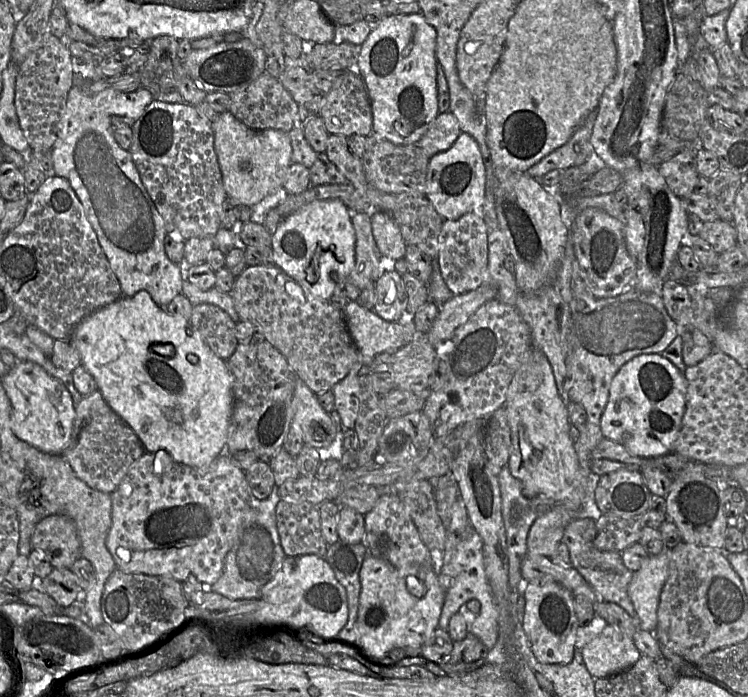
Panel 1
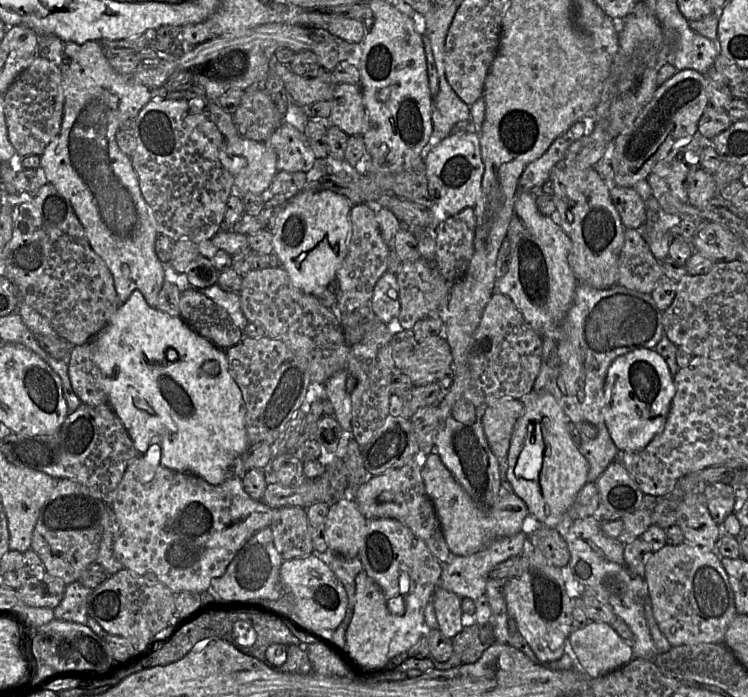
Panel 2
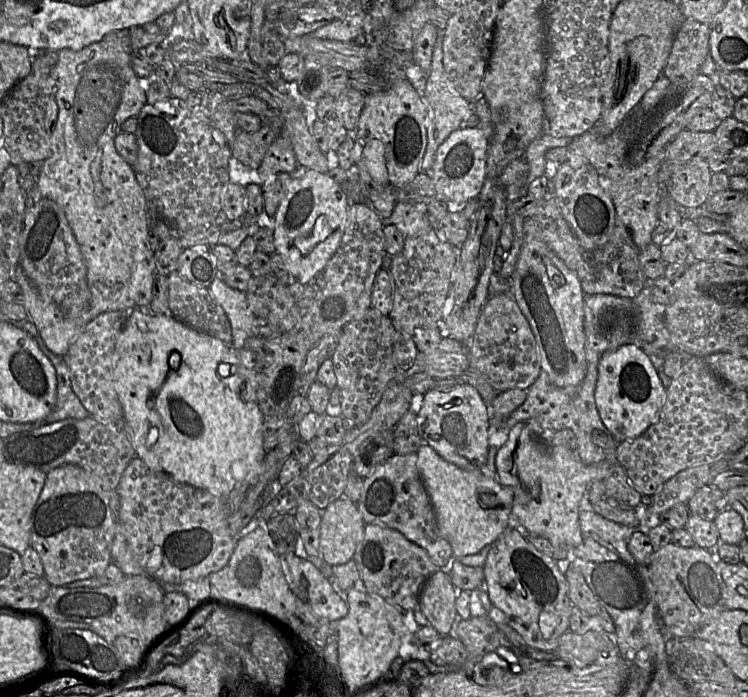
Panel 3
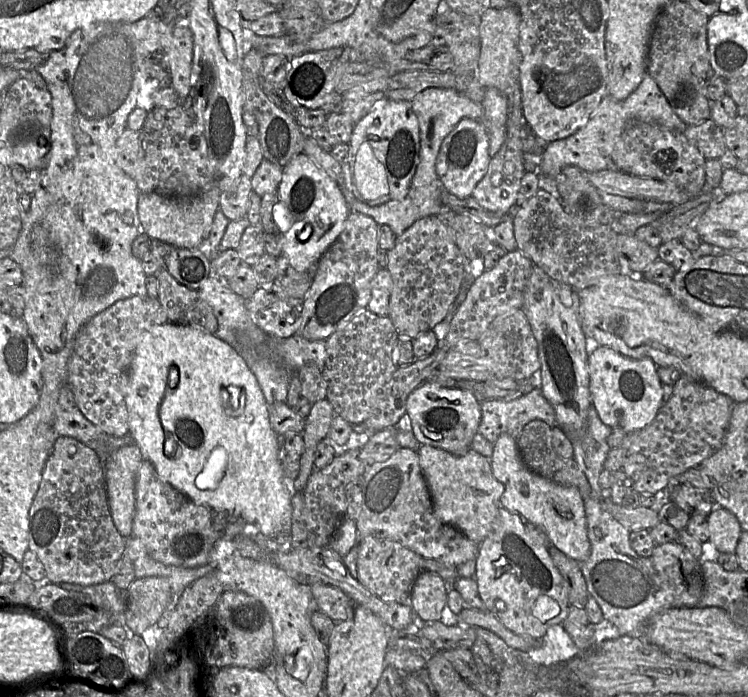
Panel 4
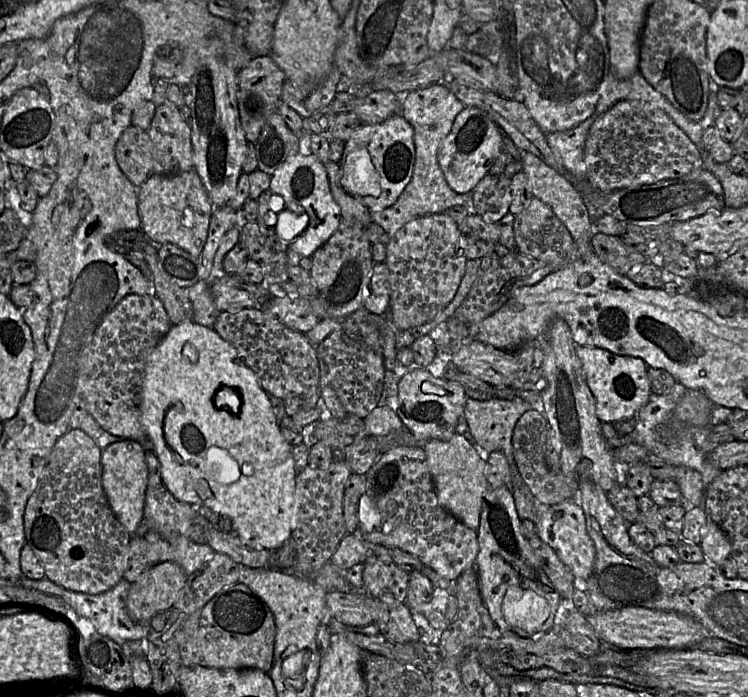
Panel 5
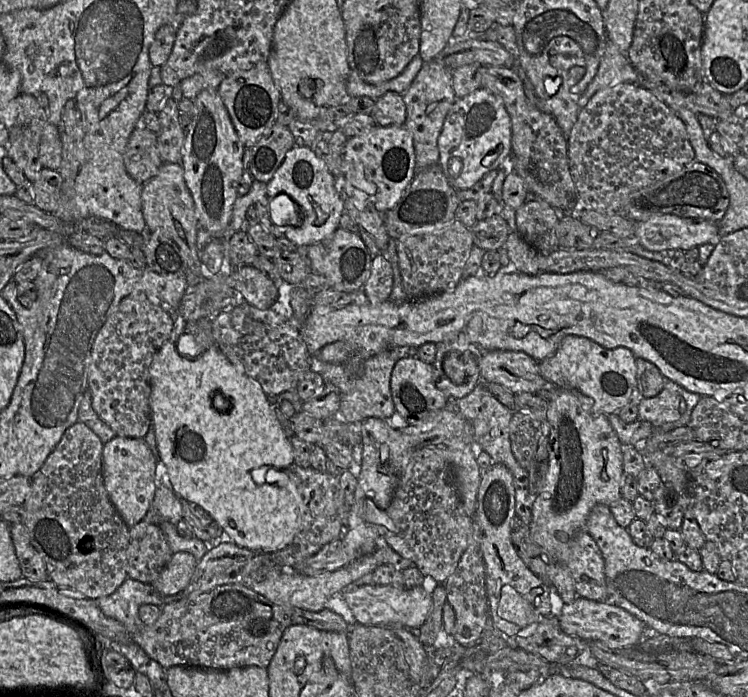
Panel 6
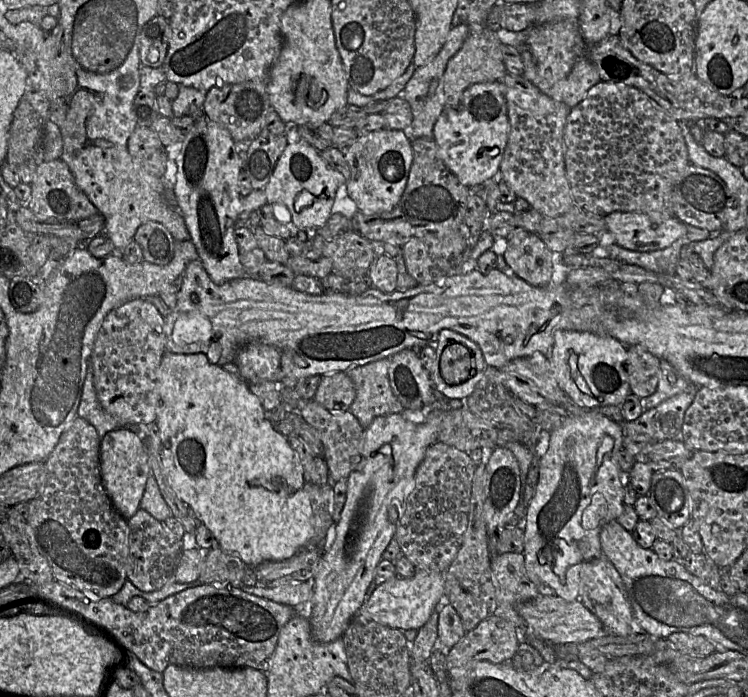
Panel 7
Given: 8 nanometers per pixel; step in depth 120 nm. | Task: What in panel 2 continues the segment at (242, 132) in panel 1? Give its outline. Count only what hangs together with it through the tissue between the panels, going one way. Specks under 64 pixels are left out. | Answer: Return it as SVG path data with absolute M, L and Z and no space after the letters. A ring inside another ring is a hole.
M241 136L227 138L220 150L220 159L234 179L238 194L262 195L278 173L277 155L267 142Z

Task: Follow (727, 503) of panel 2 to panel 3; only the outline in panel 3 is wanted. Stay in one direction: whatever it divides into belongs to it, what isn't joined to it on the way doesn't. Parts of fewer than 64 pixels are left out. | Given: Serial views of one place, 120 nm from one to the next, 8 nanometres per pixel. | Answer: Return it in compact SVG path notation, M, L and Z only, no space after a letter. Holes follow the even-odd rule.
M711 483L697 490L687 502L690 513L709 521L713 521L727 506L726 491Z

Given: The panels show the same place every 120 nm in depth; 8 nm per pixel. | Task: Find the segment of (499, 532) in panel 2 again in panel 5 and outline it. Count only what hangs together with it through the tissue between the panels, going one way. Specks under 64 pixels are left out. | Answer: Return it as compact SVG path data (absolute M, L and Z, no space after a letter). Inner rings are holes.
M457 433L447 441L428 440L422 448L426 453L427 465L439 505L468 528L477 532L483 499L490 489L485 476L486 461L482 460L471 442Z

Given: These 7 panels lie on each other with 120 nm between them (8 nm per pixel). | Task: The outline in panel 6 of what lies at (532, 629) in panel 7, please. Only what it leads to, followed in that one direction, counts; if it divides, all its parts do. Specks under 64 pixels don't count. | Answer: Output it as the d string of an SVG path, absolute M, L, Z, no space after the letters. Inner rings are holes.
M580 597L563 606L558 621L560 628L567 635L588 642L598 641L610 649L623 649L638 645L643 631L648 628L644 622L618 606Z

